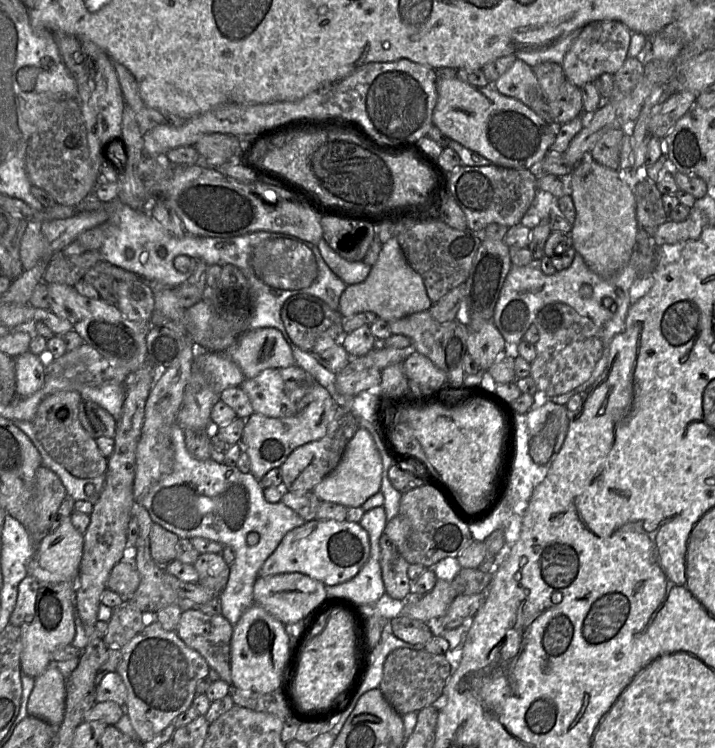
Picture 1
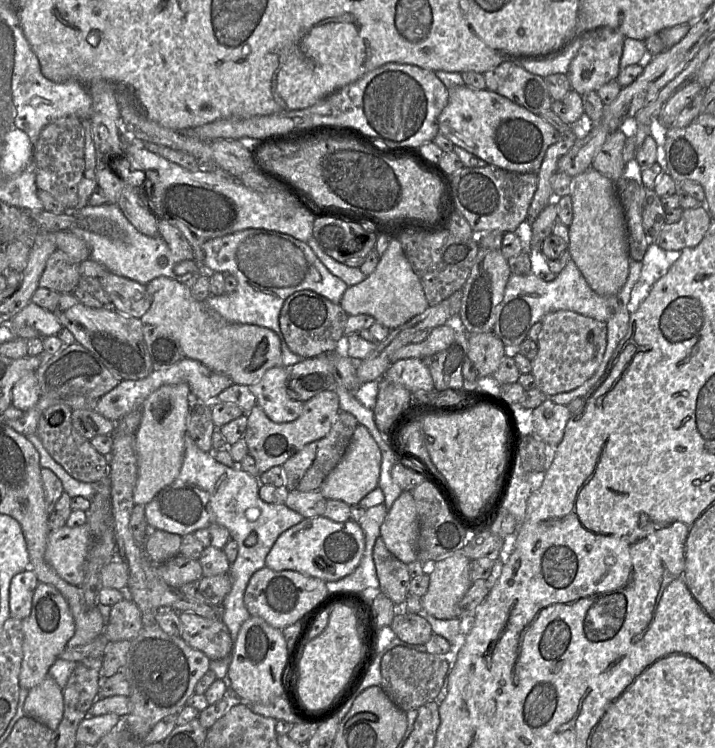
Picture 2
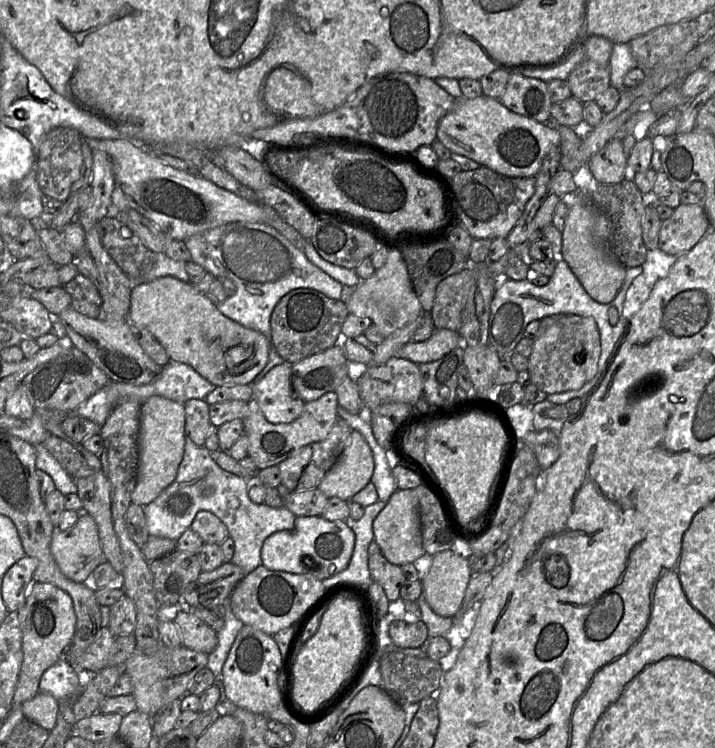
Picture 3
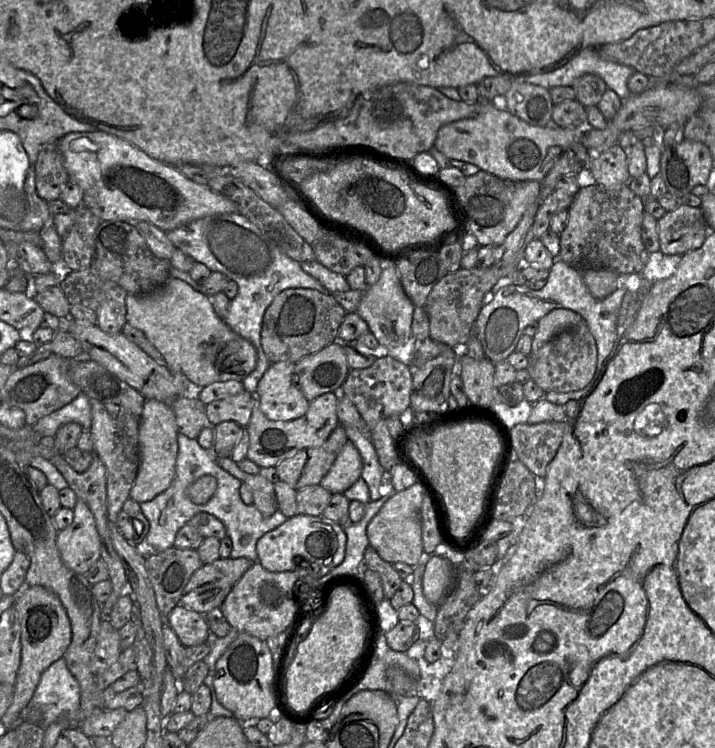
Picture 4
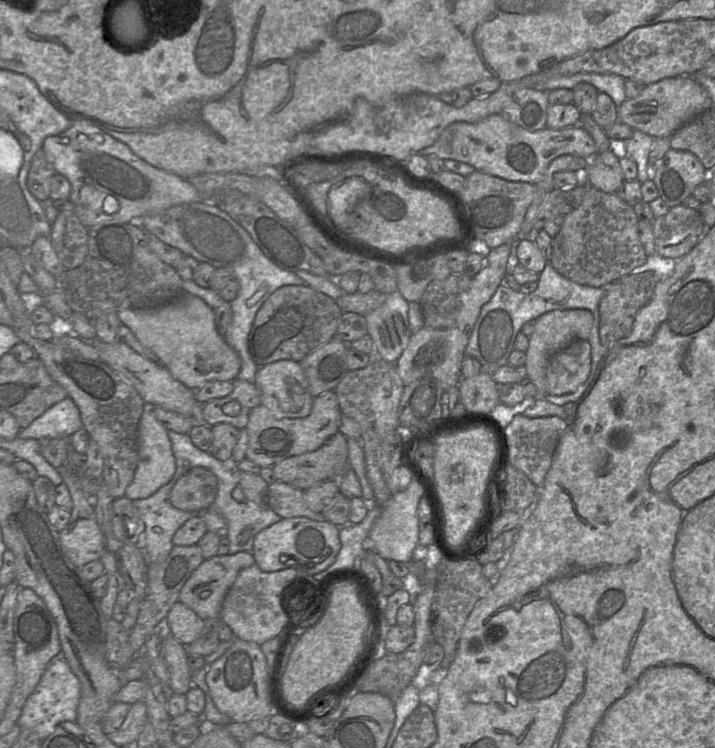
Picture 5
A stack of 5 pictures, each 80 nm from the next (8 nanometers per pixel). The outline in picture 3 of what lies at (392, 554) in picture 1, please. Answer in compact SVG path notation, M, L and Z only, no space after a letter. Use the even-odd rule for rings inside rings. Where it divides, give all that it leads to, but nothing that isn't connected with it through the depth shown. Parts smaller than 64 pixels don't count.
M374 540L368 545L368 569L372 580L383 588L390 602L400 599L400 589L406 578L400 566L391 564L383 556Z

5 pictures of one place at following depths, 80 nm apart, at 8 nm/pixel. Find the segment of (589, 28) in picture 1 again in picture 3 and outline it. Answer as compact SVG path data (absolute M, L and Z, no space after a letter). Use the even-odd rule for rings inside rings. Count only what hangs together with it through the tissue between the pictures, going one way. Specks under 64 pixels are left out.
M590 36L581 44L585 55L566 82L571 96L582 103L593 101L610 87L609 61L613 44L602 36Z

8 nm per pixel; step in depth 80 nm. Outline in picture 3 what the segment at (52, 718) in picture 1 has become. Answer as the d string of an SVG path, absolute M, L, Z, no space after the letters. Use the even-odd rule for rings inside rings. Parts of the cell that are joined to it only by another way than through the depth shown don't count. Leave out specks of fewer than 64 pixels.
M39 692L22 704L22 713L42 728L51 731L57 721L60 703L52 695Z

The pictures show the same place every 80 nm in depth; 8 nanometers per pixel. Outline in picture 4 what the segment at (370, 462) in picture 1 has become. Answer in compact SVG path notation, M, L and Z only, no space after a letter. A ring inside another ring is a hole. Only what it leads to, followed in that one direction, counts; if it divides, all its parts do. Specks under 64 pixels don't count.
M347 441L320 485L332 494L344 493L361 477L361 472L360 454L353 443Z

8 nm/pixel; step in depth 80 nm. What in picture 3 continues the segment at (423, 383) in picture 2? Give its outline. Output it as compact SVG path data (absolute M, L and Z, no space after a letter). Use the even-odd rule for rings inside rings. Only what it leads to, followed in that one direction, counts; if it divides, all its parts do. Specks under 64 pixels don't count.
M392 357L381 365L368 366L356 384L362 405L370 410L388 402L413 406L423 390L419 365L399 357Z

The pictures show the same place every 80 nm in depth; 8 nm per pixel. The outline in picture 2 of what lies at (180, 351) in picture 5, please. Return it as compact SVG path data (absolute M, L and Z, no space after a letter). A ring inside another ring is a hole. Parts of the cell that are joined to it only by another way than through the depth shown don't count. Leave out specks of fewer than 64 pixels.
M167 277L146 284L149 308L140 318L143 324L166 328L179 342L183 356L196 360L214 372L229 377L234 384L250 386L270 368L281 366L281 342L265 327L226 320L204 301L195 300L189 285Z

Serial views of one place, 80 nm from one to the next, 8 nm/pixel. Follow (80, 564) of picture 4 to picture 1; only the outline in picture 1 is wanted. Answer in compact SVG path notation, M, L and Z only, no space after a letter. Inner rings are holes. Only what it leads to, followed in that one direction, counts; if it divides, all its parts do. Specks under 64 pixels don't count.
M70 517L53 532L43 534L28 563L27 574L40 584L57 584L77 580L83 553L83 534L71 523Z

